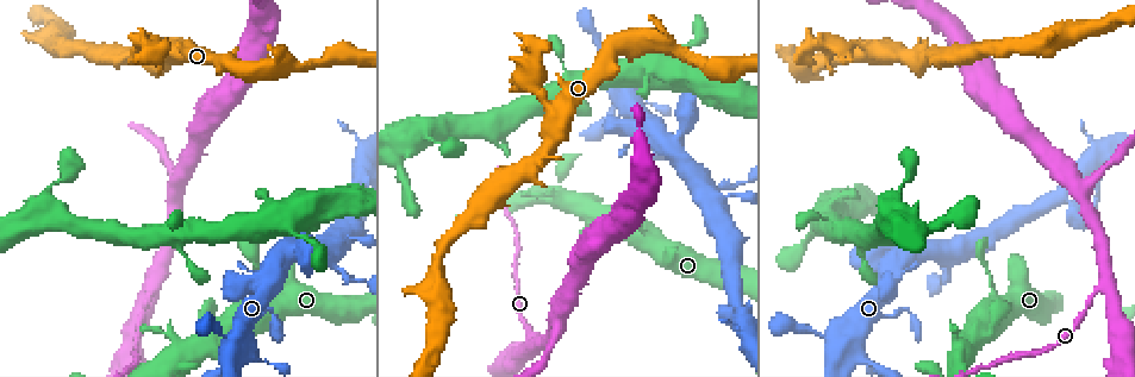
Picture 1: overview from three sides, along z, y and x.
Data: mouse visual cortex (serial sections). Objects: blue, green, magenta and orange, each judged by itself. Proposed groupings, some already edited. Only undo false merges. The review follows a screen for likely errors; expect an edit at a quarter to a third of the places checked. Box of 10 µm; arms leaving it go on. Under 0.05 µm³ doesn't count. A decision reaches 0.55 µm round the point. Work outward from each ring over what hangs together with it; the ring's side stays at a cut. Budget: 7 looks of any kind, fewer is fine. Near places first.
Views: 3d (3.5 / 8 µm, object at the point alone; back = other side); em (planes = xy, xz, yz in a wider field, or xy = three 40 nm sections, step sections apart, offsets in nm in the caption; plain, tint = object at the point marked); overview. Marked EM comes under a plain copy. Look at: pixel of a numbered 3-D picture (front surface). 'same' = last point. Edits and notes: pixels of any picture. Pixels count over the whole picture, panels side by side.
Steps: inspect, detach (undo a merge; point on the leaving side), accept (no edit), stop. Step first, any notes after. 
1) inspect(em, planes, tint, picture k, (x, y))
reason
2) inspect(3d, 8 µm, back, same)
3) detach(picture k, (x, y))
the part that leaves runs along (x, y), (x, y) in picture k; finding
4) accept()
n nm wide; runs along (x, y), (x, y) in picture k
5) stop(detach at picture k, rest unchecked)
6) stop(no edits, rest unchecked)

inspect(3d, 3.5 µm, picture 1, (557, 320))
three-way junction

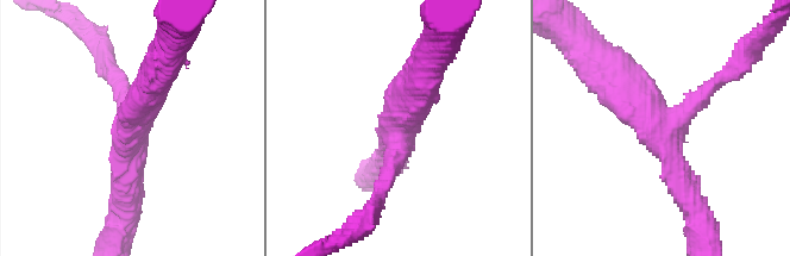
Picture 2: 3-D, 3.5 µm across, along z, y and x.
inspect(em, xy, step 1, tint, picture 2, (397, 133))
3 arms; arms of 200, 350, 450 nm; shape alone is not enough

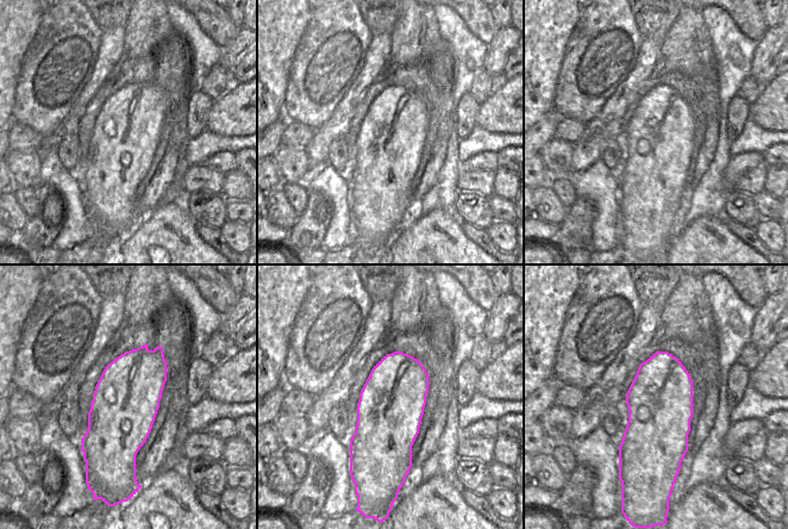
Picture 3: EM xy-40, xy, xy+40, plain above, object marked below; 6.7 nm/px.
inspect(em, xy, step 5, tint, same)
another direction

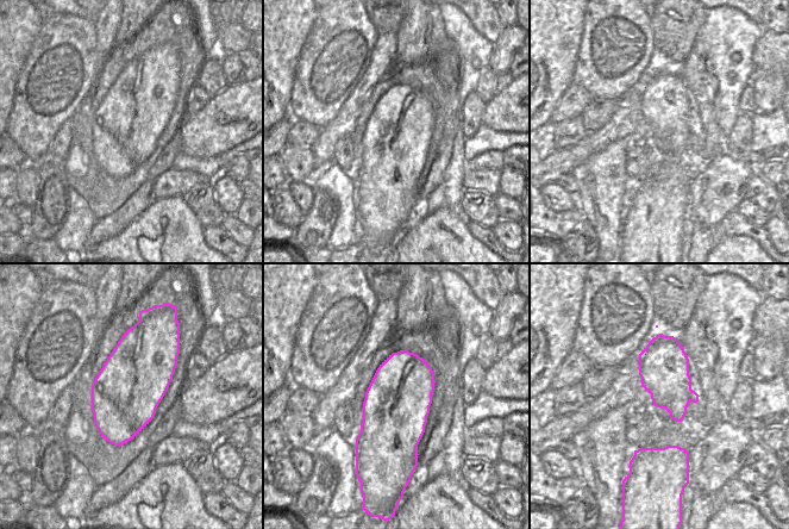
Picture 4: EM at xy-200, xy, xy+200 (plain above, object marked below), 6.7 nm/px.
accept()
one cell here

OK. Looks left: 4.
inspect(3d, 8 µm, picture 1, (853, 351))

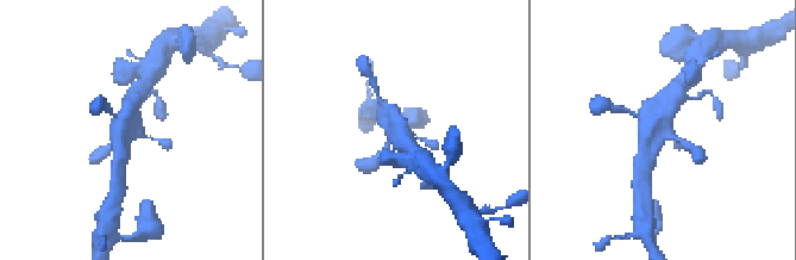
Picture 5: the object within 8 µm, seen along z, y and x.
inspect(3d, 3.5 µm, same)
zoom in

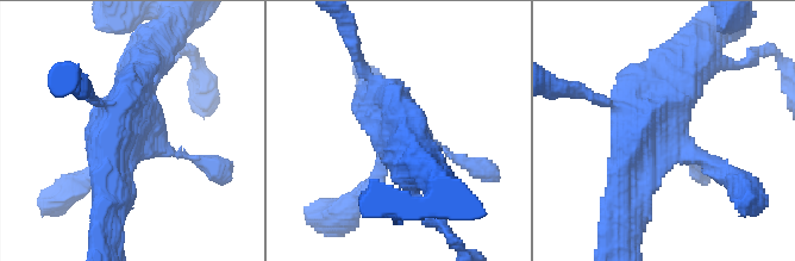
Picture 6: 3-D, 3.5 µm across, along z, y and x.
inspect(em, xy, step 3, tint, picture 6, (133, 131))
need the tissue

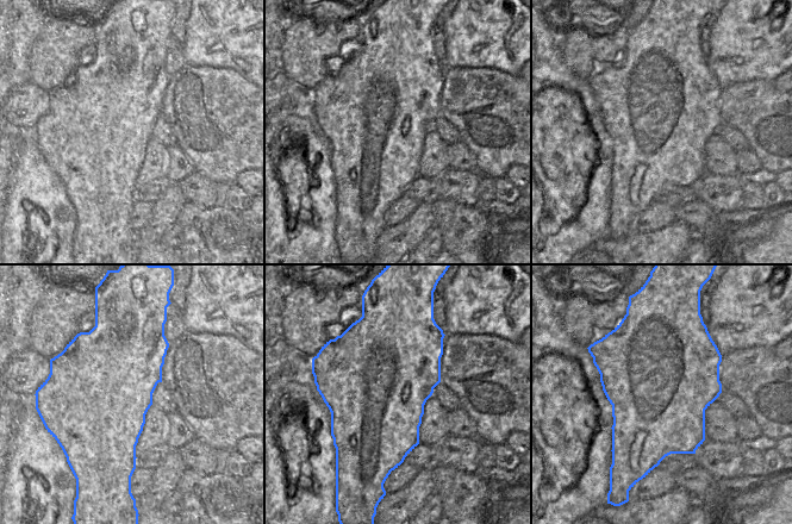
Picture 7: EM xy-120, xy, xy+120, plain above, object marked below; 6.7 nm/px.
accept()
750 nm wide; runs along (419, 165), (360, 67) in picture 6; continuous, no second cell

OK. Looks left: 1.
stop(no edits, rest unchecked)

